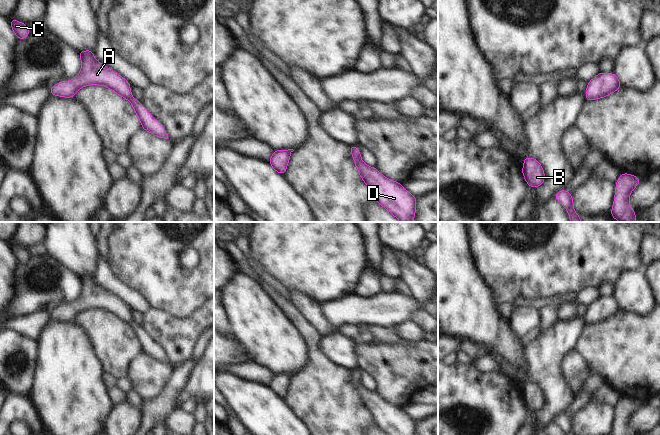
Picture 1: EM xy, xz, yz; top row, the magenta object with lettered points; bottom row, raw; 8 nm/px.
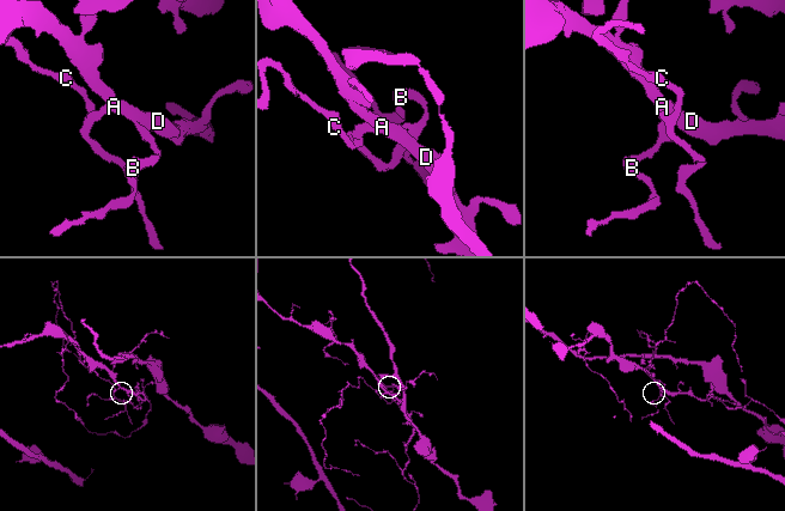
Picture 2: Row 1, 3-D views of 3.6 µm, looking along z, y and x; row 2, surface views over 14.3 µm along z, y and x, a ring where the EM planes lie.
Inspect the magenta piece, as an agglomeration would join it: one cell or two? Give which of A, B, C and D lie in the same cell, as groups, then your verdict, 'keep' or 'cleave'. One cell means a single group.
A B C D; keep

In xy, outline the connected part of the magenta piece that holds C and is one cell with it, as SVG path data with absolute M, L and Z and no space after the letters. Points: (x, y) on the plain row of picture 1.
M13 242L10 243L10 247L11 247L13 256L16 258L16 260L19 263L23 264L30 258L28 250L25 249L24 247L18 246Z

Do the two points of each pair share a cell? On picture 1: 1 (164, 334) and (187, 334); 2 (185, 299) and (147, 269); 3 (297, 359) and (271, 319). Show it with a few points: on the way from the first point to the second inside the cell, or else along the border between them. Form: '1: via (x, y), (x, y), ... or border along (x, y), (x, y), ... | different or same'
1: via (170, 334), (181, 334) | same
2: via (176, 290), (167, 286), (156, 275) | same
3: via (287, 349), (271, 333), (271, 329) | same

